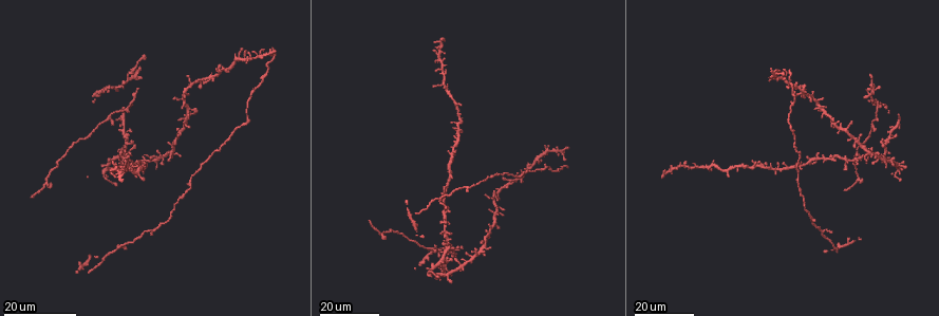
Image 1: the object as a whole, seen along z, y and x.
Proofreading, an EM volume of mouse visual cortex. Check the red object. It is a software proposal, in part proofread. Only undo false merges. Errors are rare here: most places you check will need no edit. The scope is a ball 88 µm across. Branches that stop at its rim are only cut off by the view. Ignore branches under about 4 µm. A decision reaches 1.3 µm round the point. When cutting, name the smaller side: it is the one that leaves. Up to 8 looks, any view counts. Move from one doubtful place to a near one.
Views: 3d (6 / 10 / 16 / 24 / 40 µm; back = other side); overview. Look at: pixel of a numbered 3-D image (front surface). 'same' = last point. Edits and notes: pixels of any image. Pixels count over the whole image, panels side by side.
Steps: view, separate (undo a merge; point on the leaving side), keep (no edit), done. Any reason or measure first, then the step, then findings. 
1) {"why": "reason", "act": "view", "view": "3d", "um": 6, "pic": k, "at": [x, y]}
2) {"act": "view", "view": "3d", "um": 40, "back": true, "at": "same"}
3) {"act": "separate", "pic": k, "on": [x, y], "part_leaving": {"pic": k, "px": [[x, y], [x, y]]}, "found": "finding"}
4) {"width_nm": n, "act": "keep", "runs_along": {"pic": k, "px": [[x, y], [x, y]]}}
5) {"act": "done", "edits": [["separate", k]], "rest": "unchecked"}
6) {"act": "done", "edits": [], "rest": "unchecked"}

{"why": "three arms meet", "act": "view", "view": "3d", "um": 24, "pic": 1, "at": [131, 71]}

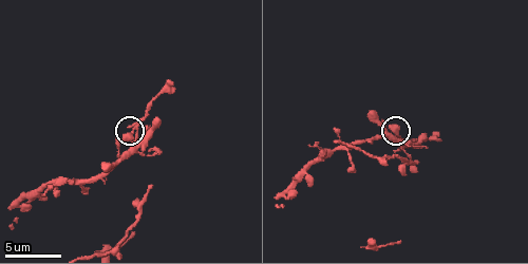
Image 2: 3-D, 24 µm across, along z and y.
{"act": "view", "view": "3d", "um": 10, "pic": 2, "at": [398, 137]}

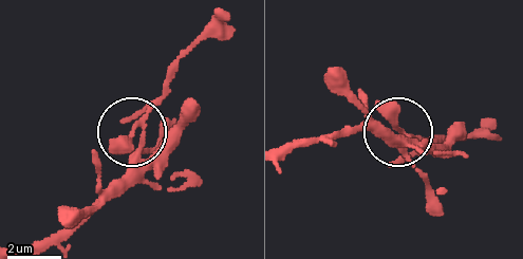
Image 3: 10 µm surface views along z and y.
{"arms": 3, "act": "separate", "pic": 3, "on": [150, 100], "part_leaving": {"pic": 3, "px": [[142, 134], [146, 110], [171, 61], [210, 21]]}, "found": "two neurons meet here"}

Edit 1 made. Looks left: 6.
{"why": "two arms in line, one across", "act": "view", "view": "3d", "um": 24, "pic": 1, "at": [432, 249]}

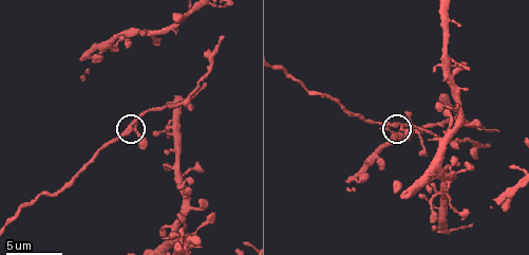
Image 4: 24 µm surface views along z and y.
{"act": "view", "view": "3d", "um": 6, "pic": 4, "at": [130, 127]}

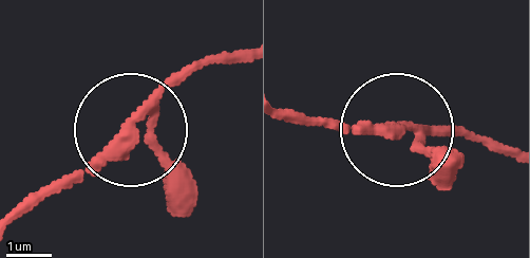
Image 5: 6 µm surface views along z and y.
{"act": "keep", "found": "all the same neuron"}

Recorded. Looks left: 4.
{"why": "redraw", "act": "view", "view": "overview"}

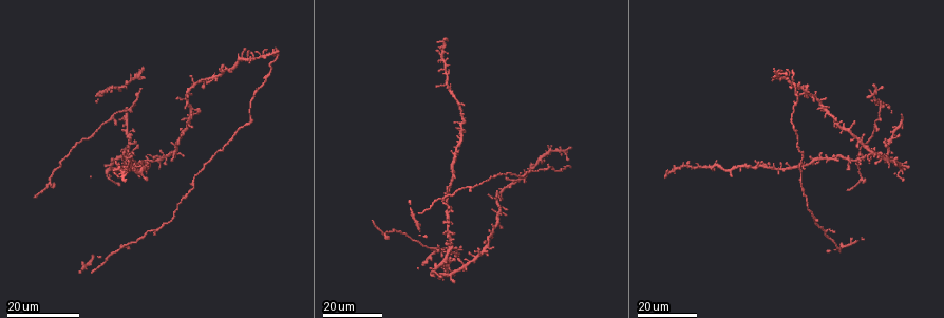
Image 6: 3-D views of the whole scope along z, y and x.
{"act": "view", "view": "3d", "um": 16, "pic": 6, "at": [127, 126]}

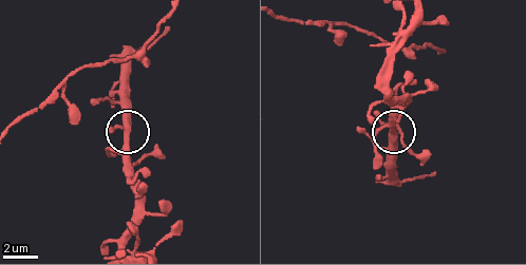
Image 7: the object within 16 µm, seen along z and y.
{"act": "view", "view": "3d", "um": 6, "pic": 7, "at": [118, 125]}

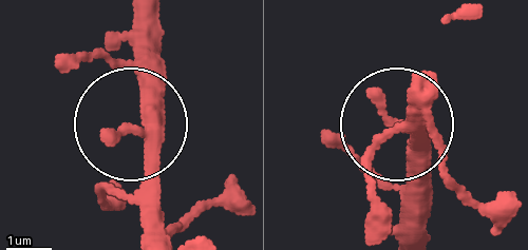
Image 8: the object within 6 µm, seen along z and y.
{"act": "keep", "runs_along": {"pic": 8, "px": [[168, 239], [134, 126], [149, 51]]}, "found": "continuous, no second neuron"}

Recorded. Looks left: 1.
{"act": "done", "edits": [["separate", 3]], "rest": "unchecked"}

